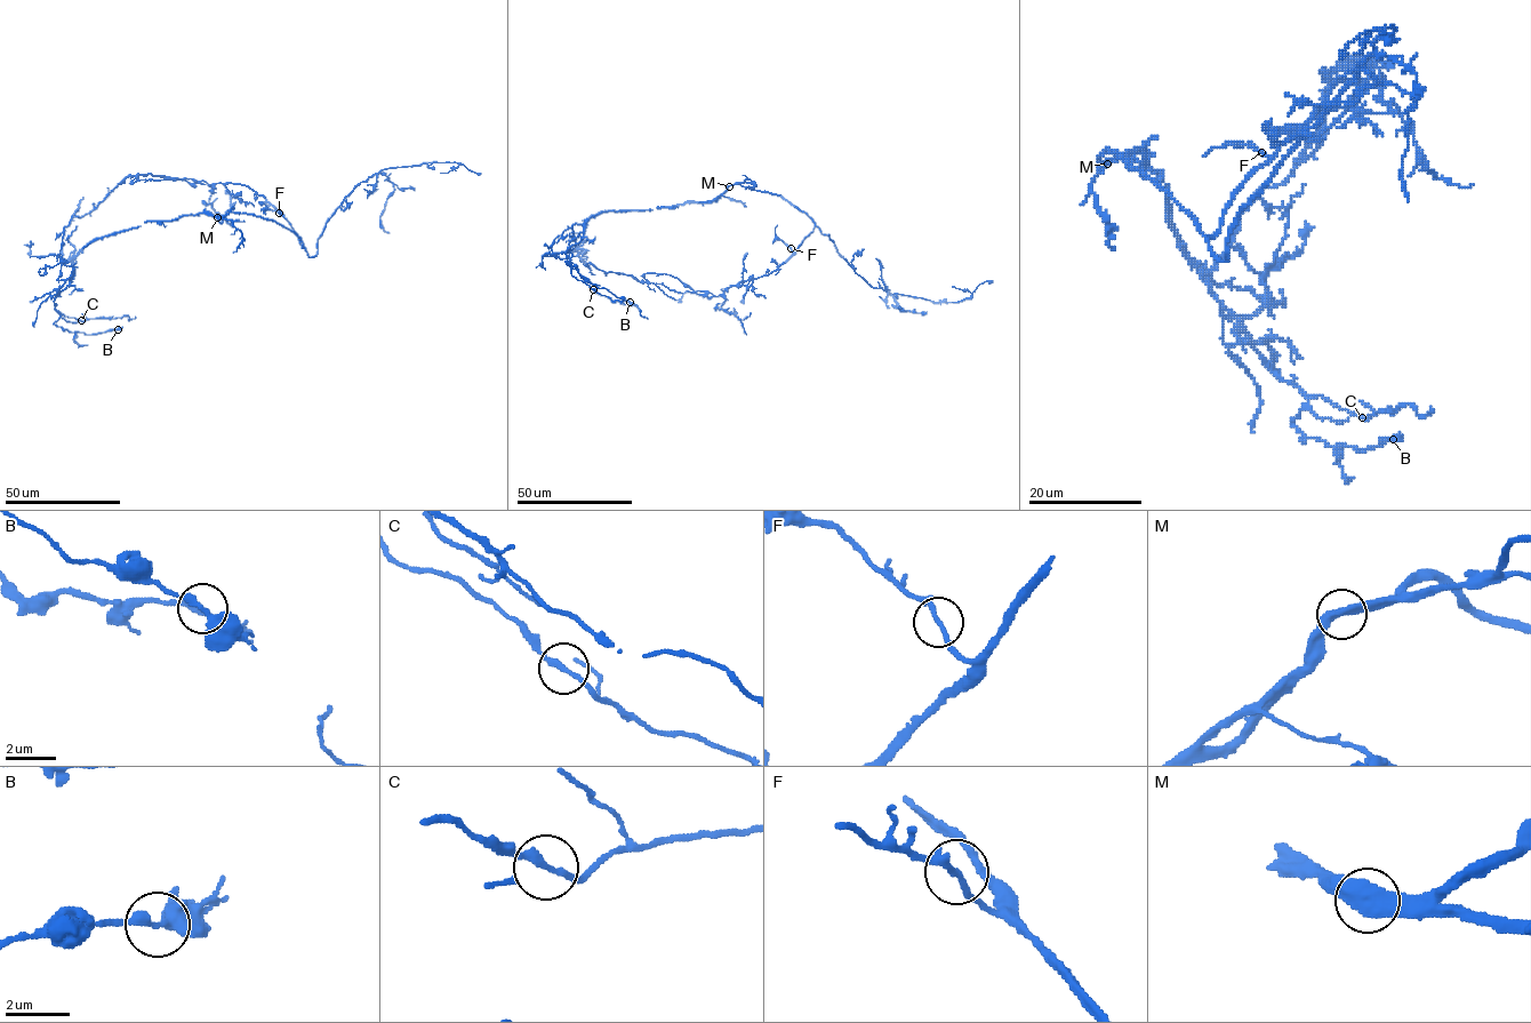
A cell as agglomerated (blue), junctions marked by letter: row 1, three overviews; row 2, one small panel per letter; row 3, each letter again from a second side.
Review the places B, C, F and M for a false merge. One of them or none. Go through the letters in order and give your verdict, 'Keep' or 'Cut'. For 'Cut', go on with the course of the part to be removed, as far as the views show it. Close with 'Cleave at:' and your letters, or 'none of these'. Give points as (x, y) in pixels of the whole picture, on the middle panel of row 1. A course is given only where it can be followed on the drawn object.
B: Keep
C: Keep
F: Keep
M: Keep
Cleave at: none of these

